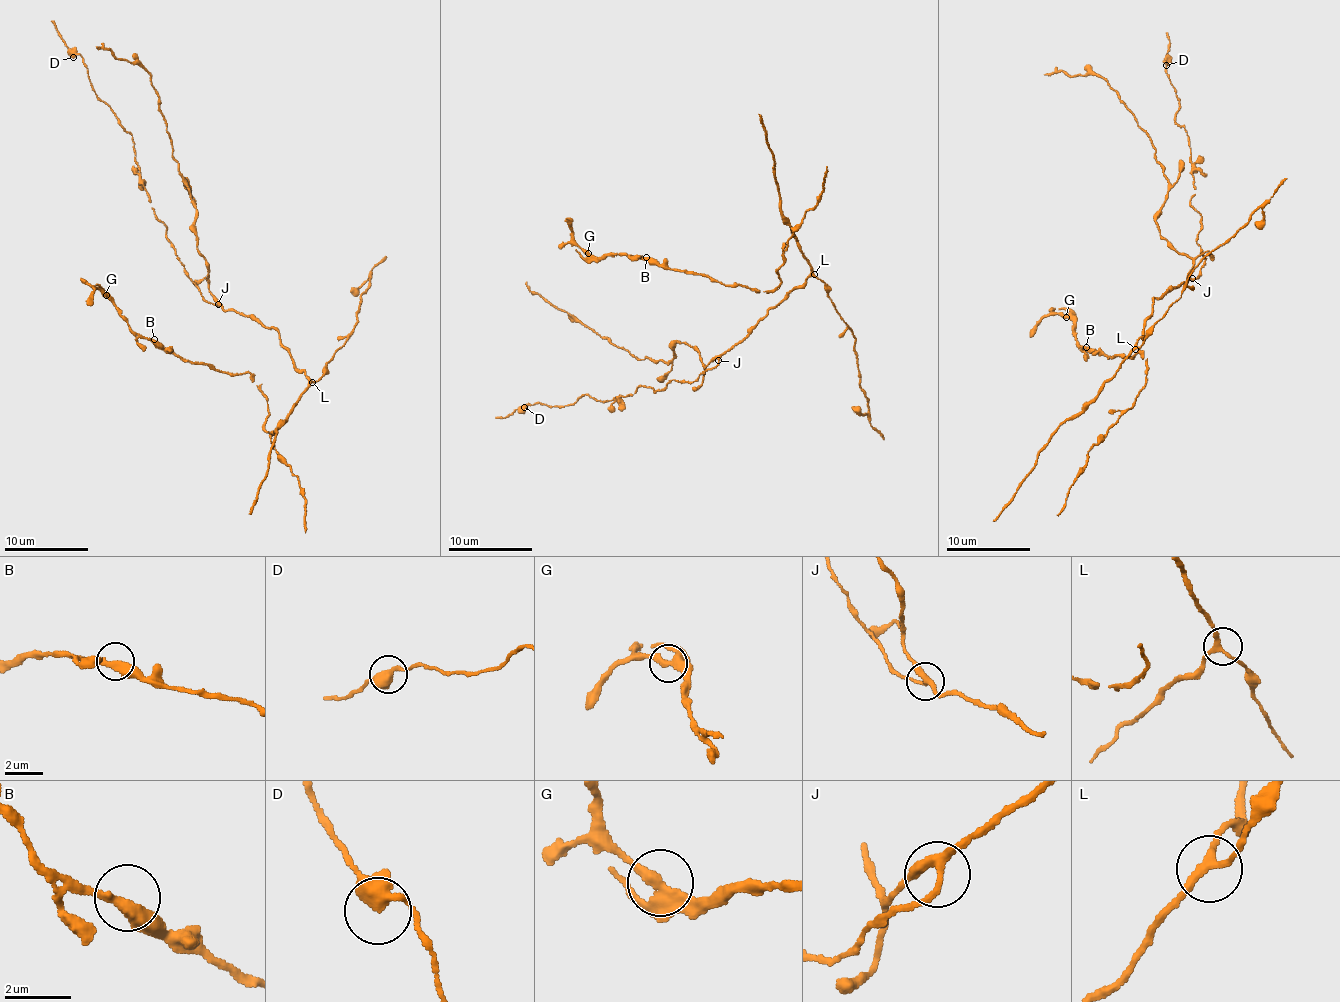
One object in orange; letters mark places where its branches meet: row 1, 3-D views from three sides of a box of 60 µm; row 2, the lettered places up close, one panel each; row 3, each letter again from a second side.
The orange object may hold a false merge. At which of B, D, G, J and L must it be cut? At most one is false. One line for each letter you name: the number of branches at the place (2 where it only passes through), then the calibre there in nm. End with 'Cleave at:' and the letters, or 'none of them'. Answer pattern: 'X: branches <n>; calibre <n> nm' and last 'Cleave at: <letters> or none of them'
Cleave at: none of them

